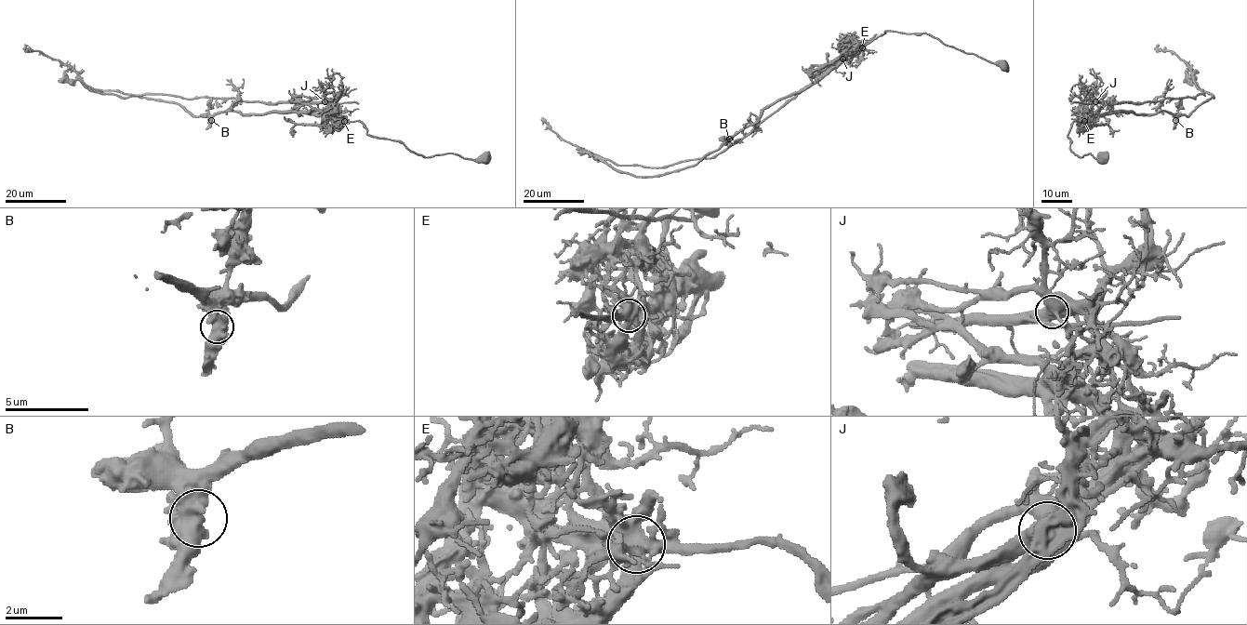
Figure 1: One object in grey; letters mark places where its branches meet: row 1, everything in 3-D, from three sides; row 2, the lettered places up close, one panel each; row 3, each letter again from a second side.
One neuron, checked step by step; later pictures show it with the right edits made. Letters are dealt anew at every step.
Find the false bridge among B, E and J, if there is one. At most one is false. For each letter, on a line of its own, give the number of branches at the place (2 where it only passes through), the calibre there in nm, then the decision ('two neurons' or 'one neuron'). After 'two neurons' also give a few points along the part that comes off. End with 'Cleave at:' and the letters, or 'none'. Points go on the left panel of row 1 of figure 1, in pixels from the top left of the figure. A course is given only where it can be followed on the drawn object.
B: 3 | 550 nm | one neuron
E: 4 | 600 nm | two neurons | (344, 121), (333, 103), (182, 99), (96, 89), (59, 60), (28, 50), (24, 45)
J: 4 | 550 nm | one neuron
Cleave at: E

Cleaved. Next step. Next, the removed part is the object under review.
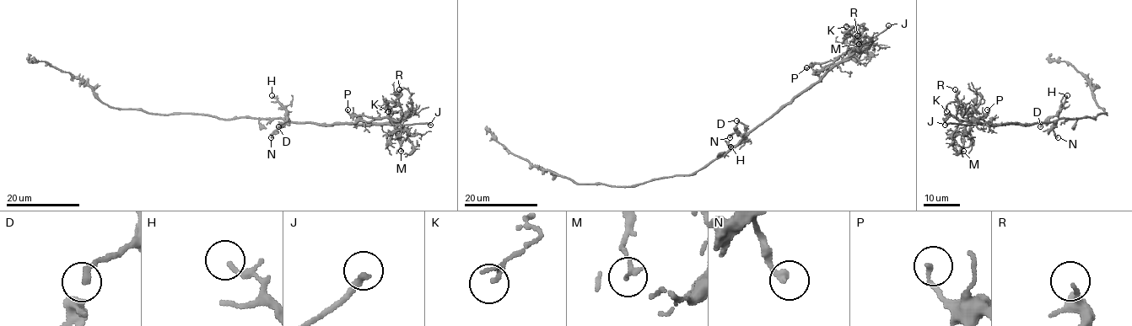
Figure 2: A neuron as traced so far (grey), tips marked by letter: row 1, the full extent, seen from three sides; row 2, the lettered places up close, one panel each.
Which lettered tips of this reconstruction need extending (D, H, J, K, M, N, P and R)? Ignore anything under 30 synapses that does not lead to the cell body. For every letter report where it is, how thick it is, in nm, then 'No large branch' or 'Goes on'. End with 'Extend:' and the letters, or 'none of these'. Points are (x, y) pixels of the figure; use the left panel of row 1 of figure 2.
D: Place: (278, 126). Thickness 160 nm. No large branch
H: Place: (272, 95). Thickness 160 nm. No large branch
J: Place: (430, 125). Thickness 240 nm. Goes on
K: Place: (388, 111). Thickness 100 nm. No large branch
M: Place: (401, 151). Thickness 150 nm. No large branch
N: Place: (271, 137). Thickness 240 nm. No large branch
P: Place: (347, 109). Thickness 190 nm. No large branch
R: Place: (399, 89). Thickness 130 nm. No large branch
Extend: J

